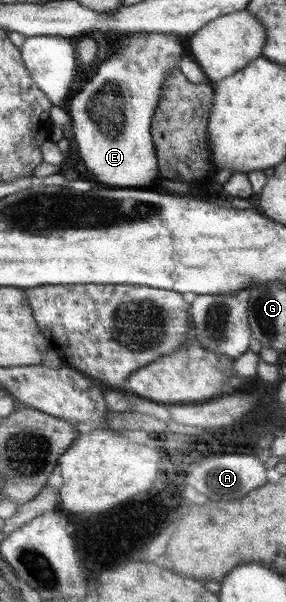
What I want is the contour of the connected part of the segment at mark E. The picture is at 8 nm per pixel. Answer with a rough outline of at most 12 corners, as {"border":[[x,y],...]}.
{"border":[[121,33],[71,101],[98,184],[153,189],[151,123],[186,50]]}

